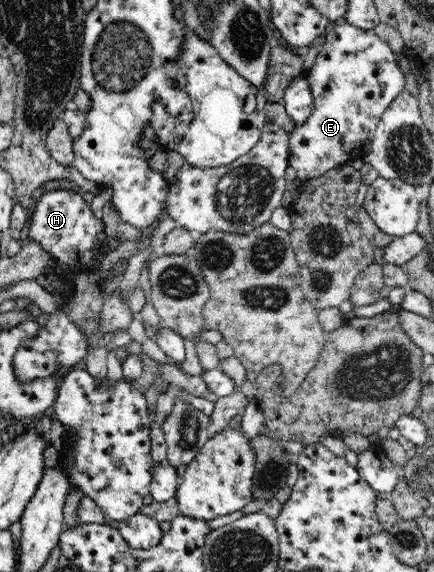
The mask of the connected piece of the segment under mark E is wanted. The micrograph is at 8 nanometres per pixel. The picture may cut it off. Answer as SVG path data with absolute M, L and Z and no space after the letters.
M348 23L345 25L331 25L324 37L325 43L317 54L316 63L314 63L314 66L310 67L305 73L313 96L312 113L301 126L295 127L289 134L289 147L292 149L292 157L289 159L289 165L297 171L297 177L302 181L318 177L319 175L326 173L326 171L332 170L334 167L347 165L358 159L364 159L365 154L370 152L370 142L374 139L375 129L377 128L377 123L380 121L381 115L386 111L390 103L395 101L402 91L405 91L404 73L402 73L400 67L398 67L398 63L396 63L394 51L390 49L388 43L385 43L380 37L376 36L376 33L373 30L362 30L358 27L353 27Z

